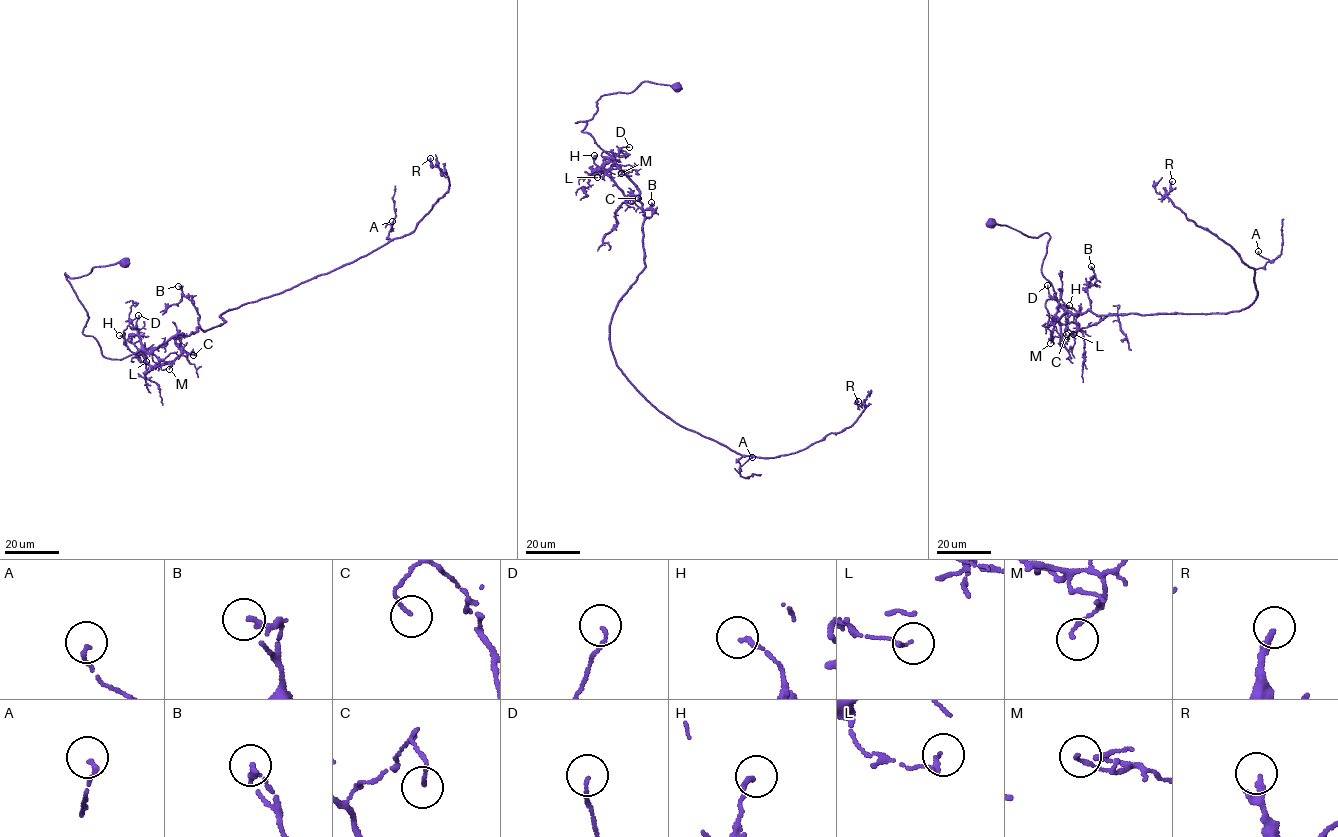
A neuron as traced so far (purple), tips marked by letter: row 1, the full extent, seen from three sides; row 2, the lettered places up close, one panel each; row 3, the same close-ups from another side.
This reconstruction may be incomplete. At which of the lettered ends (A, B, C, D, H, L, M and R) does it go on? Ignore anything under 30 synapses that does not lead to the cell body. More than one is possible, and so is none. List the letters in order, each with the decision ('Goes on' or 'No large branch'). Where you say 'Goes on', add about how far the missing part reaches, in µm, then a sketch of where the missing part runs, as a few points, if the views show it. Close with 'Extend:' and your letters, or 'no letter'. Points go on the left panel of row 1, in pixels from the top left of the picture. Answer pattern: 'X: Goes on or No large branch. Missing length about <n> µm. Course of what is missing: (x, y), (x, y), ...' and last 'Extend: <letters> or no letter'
A: No large branch
B: No large branch
C: No large branch
D: No large branch
H: No large branch
L: No large branch
M: No large branch
R: Goes on. Missing length about 10 µm. Course of what is missing: (430, 158), (432, 148), (429, 143)
Extend: R

